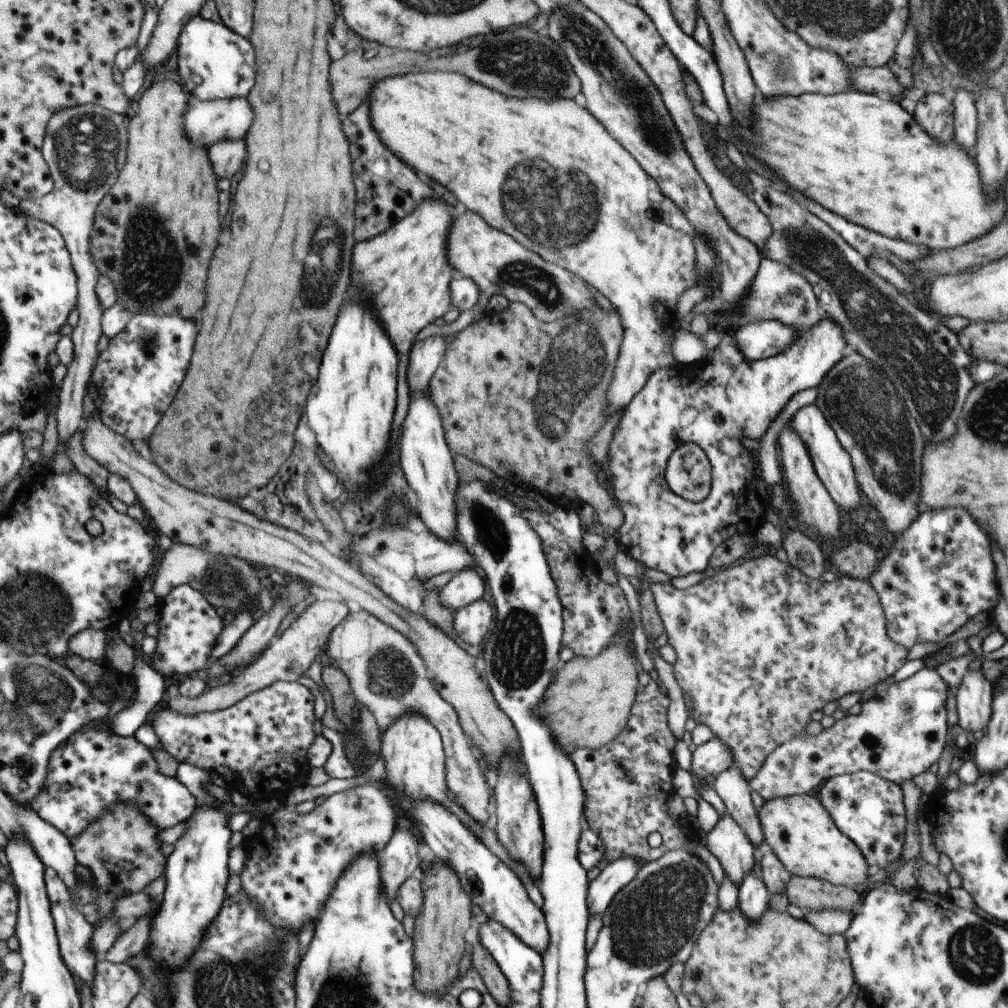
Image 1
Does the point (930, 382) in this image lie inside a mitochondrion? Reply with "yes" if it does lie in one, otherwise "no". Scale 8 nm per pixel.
yes

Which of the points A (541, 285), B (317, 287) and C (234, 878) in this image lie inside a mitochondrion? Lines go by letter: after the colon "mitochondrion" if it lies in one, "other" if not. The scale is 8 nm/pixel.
A: mitochondrion
B: mitochondrion
C: other

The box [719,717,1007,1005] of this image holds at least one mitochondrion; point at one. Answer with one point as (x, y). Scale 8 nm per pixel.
(975, 955)

